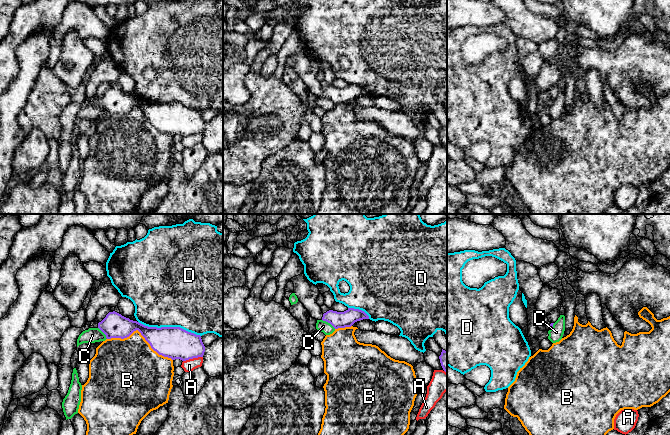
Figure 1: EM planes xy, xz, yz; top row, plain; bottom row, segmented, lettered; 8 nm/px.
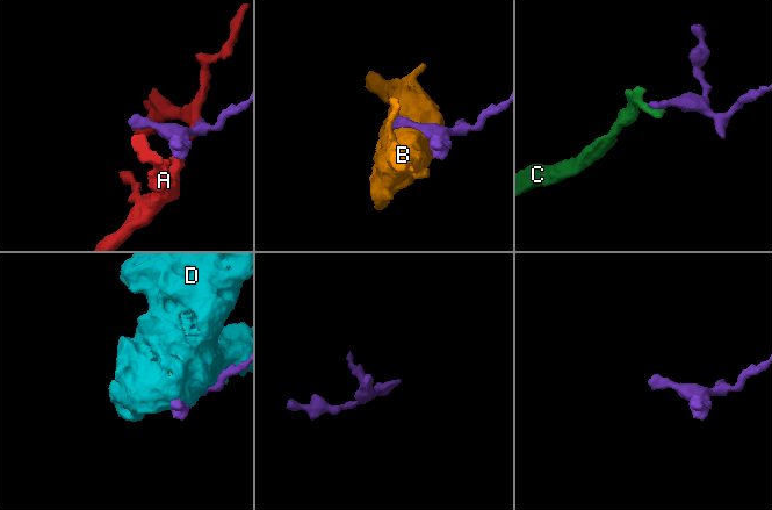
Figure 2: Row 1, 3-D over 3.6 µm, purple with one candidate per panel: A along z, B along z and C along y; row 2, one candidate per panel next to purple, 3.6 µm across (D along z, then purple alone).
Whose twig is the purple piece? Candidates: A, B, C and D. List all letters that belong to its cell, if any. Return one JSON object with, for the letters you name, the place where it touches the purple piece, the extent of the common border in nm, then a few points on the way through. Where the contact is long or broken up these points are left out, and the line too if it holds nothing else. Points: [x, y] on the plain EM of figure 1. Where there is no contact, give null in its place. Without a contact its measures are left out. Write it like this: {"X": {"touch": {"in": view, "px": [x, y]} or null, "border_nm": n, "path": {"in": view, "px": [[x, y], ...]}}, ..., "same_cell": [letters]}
{"same_cell": []}

